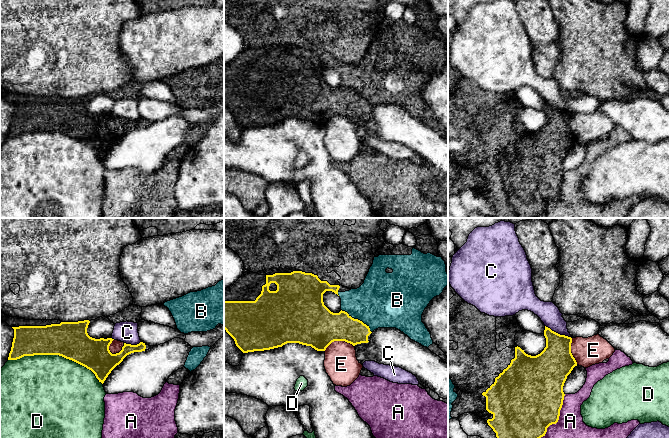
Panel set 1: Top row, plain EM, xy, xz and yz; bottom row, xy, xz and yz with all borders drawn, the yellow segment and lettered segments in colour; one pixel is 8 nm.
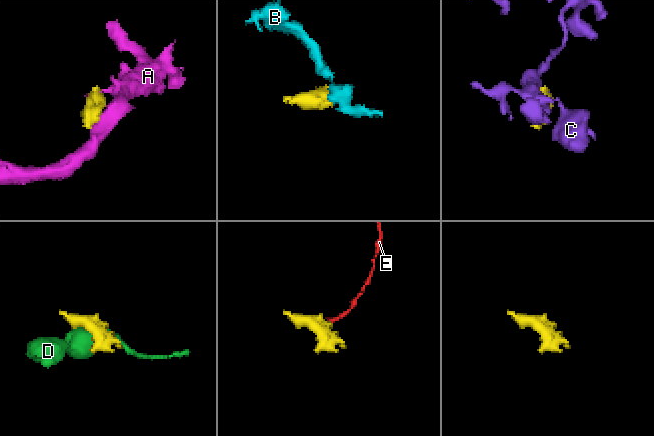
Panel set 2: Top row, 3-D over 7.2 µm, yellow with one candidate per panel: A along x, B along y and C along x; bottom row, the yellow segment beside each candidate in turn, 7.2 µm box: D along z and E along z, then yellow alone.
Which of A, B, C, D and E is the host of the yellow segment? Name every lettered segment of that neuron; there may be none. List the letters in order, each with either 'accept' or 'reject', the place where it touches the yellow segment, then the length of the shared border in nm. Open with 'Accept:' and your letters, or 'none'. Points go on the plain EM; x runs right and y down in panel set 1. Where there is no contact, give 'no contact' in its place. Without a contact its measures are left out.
Accept: B
A: reject; contact yz (558, 195); length 460 nm
B: accept; contact xz (357, 95); length 320 nm
C: reject; contact yz (557, 109); length 220 nm
D: reject; contact xy (56, 130); length 800 nm
E: reject; contact xy (117, 129); length 140 nm

